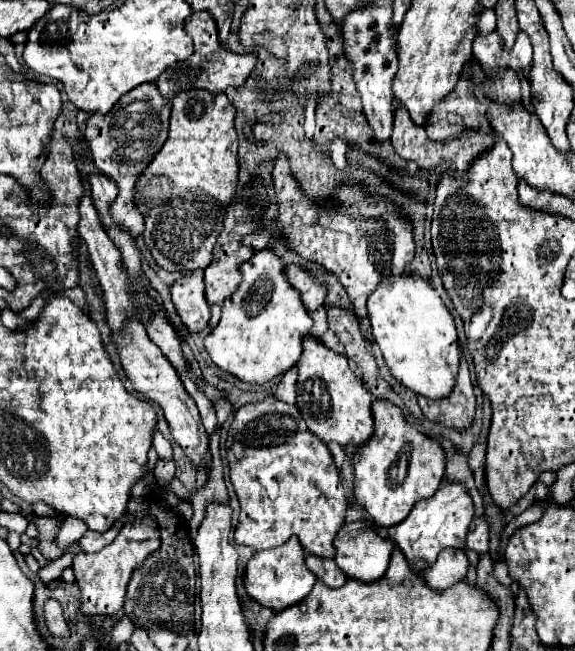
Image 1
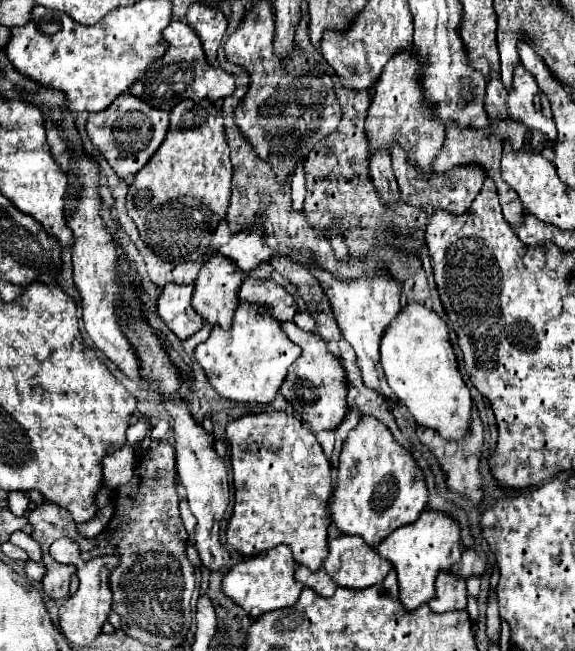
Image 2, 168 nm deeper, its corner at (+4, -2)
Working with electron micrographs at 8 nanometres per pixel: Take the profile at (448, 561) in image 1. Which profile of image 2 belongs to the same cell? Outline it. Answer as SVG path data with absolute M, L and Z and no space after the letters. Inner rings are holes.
M442 571L436 579L436 597L430 599L428 607L434 613L444 613L444 611L454 611L466 609L466 581L452 573L452 571Z

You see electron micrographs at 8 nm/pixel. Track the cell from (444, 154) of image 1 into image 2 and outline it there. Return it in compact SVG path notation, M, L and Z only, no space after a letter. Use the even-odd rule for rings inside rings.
M394 147L394 151L390 153L392 153L392 169L396 175L402 199L422 209L426 205L432 205L434 209L448 209L460 215L470 207L470 203L482 189L482 181L486 177L478 165L466 165L466 167L452 167L450 171L446 171L446 175L430 175L430 179L422 179L422 175L418 175L418 167L410 165L410 161L406 159L406 151L402 151L402 147Z

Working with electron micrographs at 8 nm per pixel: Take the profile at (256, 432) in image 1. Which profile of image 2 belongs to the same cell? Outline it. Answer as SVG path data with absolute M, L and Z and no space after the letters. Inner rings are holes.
M284 411L248 413L228 423L226 439L230 443L230 461L234 473L234 513L226 529L226 541L242 555L258 555L280 543L292 547L294 559L312 571L318 571L328 555L328 501L332 497L330 461L326 459L314 433L304 431L302 423Z

